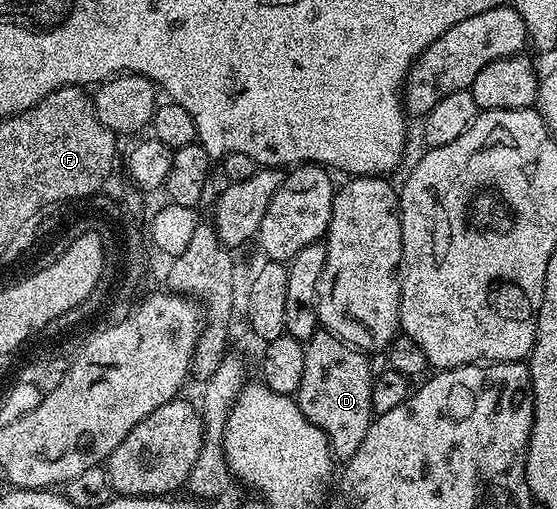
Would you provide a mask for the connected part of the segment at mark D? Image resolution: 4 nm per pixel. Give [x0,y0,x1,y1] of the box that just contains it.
[294,331,371,458]

